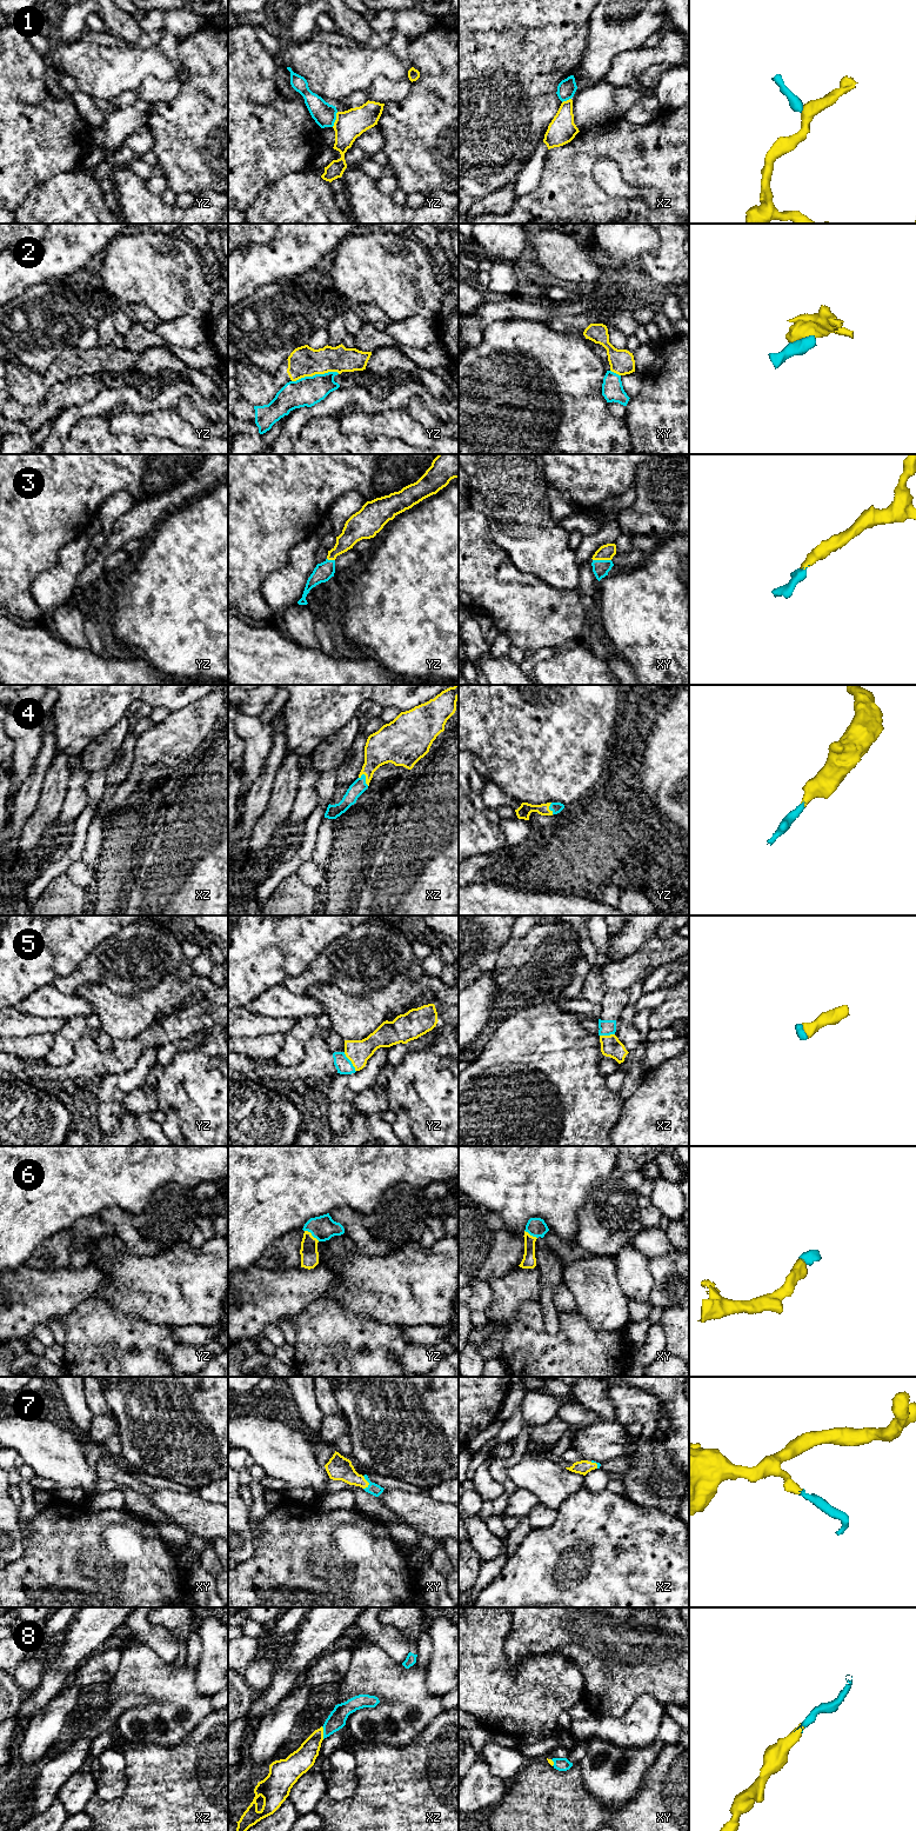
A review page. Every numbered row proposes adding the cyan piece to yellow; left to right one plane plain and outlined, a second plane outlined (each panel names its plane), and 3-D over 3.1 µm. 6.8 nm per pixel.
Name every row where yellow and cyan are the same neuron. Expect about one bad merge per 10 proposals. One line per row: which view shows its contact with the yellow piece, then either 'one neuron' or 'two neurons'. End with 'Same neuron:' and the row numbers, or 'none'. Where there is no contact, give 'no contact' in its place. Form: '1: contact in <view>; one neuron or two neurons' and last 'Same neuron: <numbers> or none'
1: contact in yz; two neurons
2: contact in yz; two neurons
3: contact in xy; one neuron
4: contact in xz; one neuron
5: contact in yz; one neuron
6: contact in yz; one neuron
7: contact in xy; one neuron
8: contact in xz; one neuron
Same neuron: 3, 4, 5, 6, 7, 8

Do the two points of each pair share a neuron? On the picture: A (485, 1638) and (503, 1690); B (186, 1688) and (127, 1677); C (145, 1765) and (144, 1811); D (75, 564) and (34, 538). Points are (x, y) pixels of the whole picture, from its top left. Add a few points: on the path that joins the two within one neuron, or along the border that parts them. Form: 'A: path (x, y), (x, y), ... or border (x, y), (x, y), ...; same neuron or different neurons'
A: path (485, 1651), (485, 1671), (490, 1677); same neuron
B: path (172, 1688), (166, 1688), (152, 1677), (141, 1677); same neuron
C: path (145, 1777), (145, 1799); same neuron
D: border (80, 536), (40, 573); different neurons

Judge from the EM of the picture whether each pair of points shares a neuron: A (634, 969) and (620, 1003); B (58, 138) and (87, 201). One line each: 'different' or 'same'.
A: different
B: different

